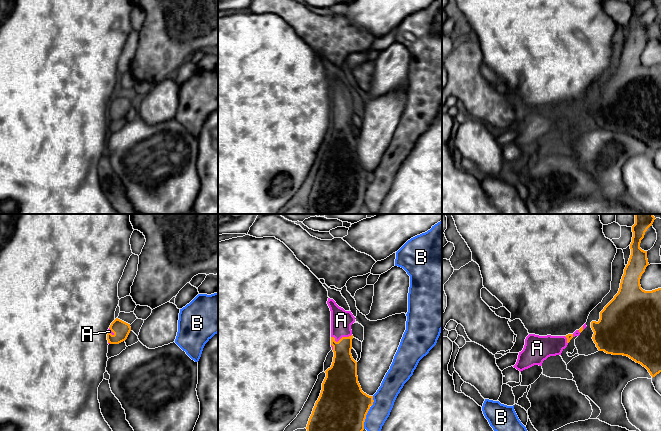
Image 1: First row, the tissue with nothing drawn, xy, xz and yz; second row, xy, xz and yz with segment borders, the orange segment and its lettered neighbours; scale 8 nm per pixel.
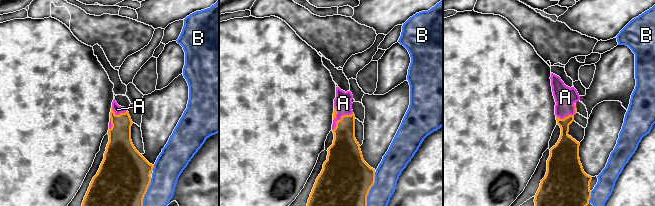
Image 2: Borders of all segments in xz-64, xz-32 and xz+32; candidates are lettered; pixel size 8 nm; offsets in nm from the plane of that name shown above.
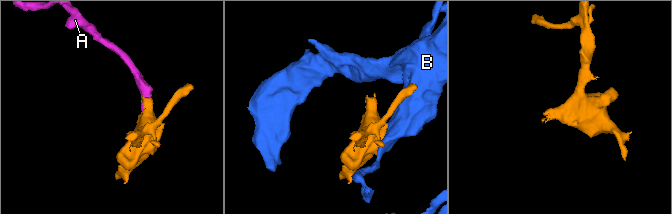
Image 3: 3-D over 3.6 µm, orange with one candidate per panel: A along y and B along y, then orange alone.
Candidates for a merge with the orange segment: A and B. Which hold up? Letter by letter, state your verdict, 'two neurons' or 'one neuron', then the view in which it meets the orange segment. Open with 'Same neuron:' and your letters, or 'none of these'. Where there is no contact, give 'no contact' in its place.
Same neuron: A
A: one neuron | xz
B: two neurons | xz

